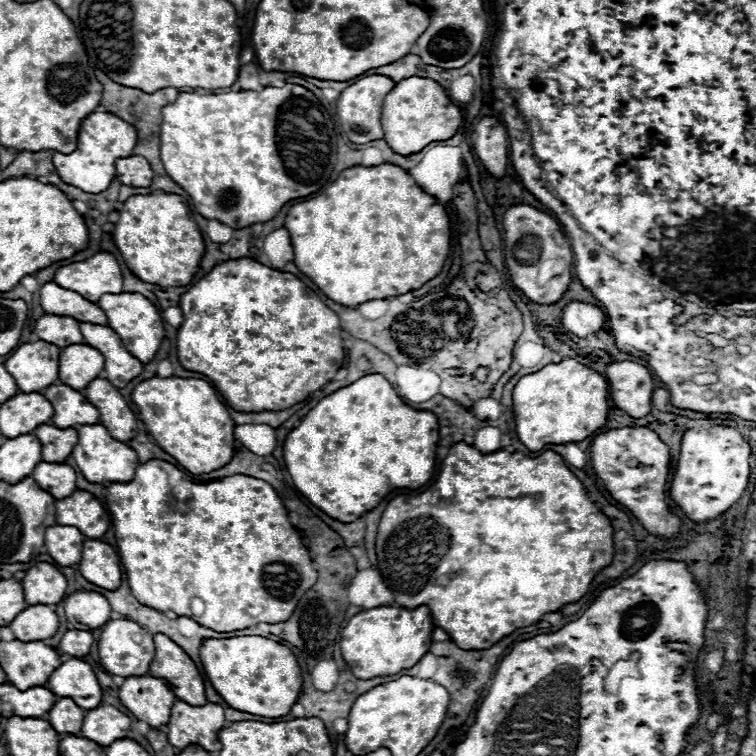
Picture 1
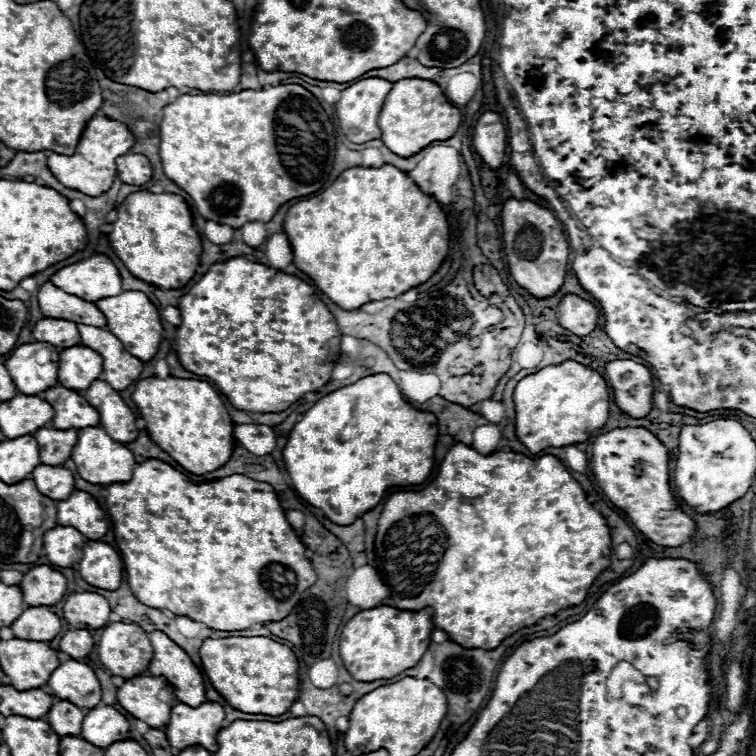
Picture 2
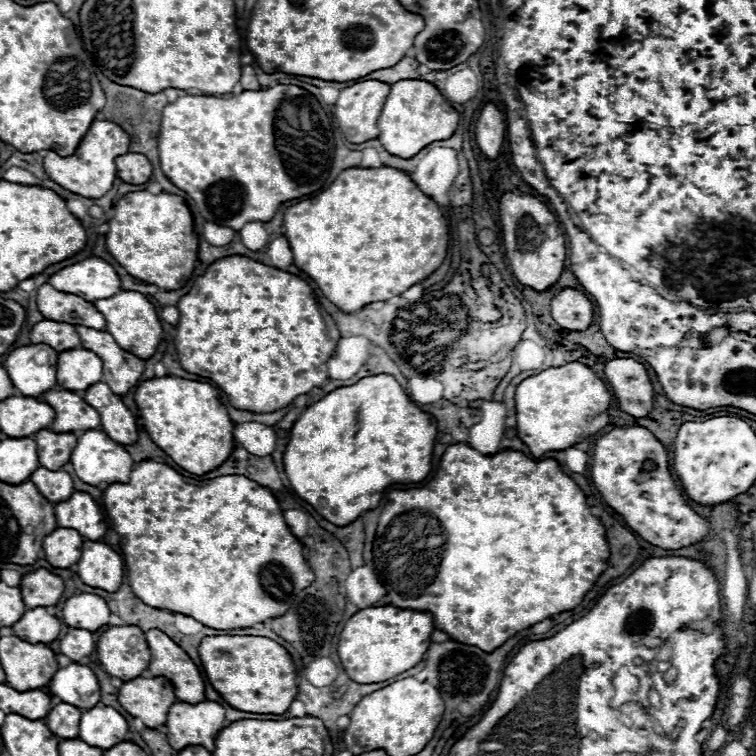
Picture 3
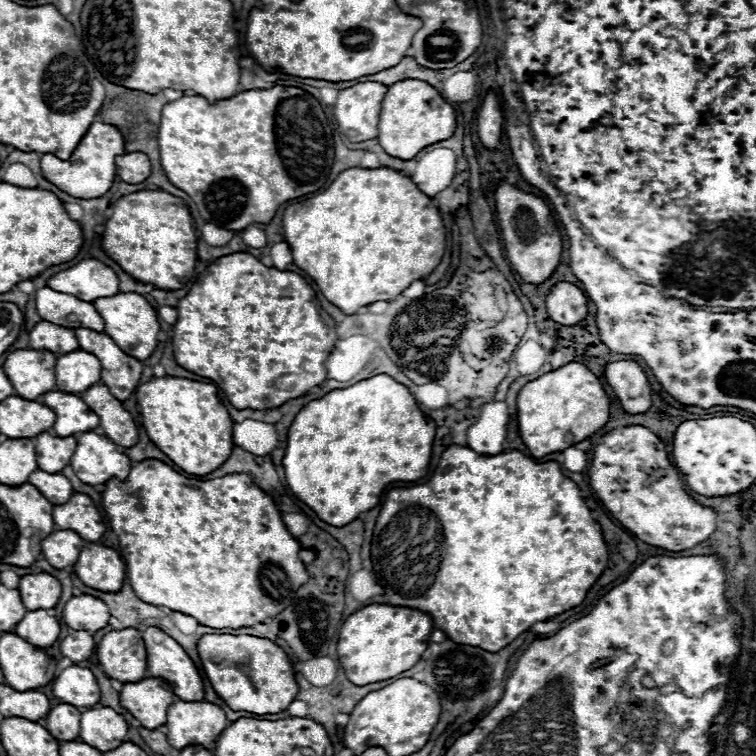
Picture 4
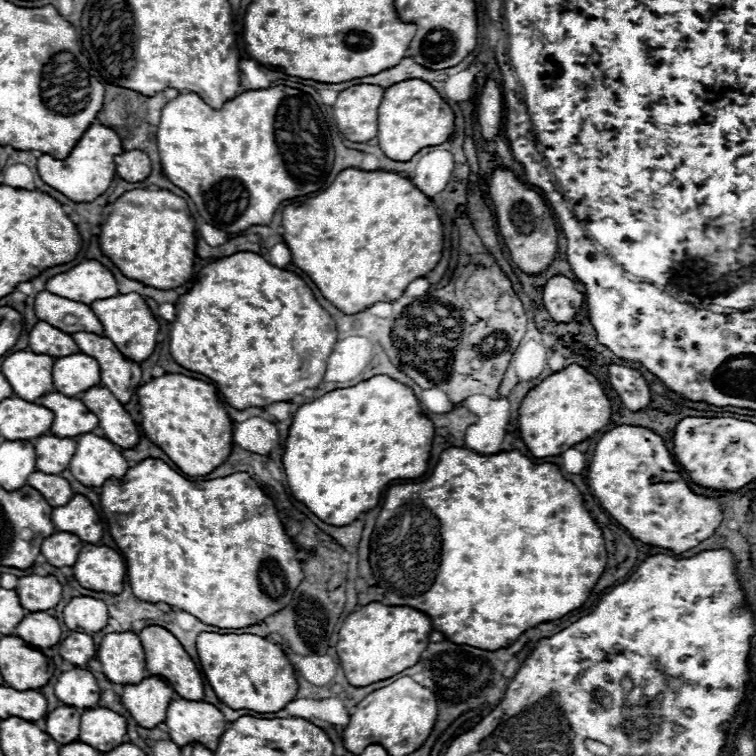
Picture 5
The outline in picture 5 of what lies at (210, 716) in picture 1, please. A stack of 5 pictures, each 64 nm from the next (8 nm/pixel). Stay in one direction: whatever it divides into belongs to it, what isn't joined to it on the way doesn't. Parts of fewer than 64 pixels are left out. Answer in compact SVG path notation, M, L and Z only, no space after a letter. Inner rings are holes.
M180 698L170 702L166 726L170 740L180 748L192 742L200 742L208 750L216 750L228 722L214 704L190 702Z

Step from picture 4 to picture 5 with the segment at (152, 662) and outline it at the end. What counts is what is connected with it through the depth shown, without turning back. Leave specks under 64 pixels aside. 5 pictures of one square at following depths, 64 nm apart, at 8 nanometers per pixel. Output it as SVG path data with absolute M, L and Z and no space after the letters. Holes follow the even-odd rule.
M148 626L140 634L140 642L146 654L146 670L150 676L164 676L172 688L184 698L184 700L202 700L204 698L204 684L200 670L192 662L192 658L186 654L182 644L162 626Z

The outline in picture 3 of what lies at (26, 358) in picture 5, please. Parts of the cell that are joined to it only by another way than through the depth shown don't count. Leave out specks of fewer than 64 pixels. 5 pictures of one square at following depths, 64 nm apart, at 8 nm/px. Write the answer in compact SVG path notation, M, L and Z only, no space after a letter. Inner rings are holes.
M30 344L16 348L4 362L4 368L22 396L40 396L56 386L58 352L48 344Z

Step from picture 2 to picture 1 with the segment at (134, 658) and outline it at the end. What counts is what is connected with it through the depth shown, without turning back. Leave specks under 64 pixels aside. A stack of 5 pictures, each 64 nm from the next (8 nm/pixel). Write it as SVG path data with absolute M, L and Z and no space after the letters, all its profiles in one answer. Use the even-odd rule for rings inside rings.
M118 618L118 620L108 620L102 626L102 634L98 640L98 654L100 662L110 672L112 676L144 676L150 668L150 662L154 658L154 640L148 630L144 630L140 624L128 618Z

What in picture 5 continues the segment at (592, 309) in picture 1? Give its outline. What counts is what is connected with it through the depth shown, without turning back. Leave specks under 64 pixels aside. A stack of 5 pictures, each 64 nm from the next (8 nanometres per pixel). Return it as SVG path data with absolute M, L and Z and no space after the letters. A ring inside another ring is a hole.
M554 276L544 286L544 308L556 322L572 322L584 308L584 294L566 276Z

